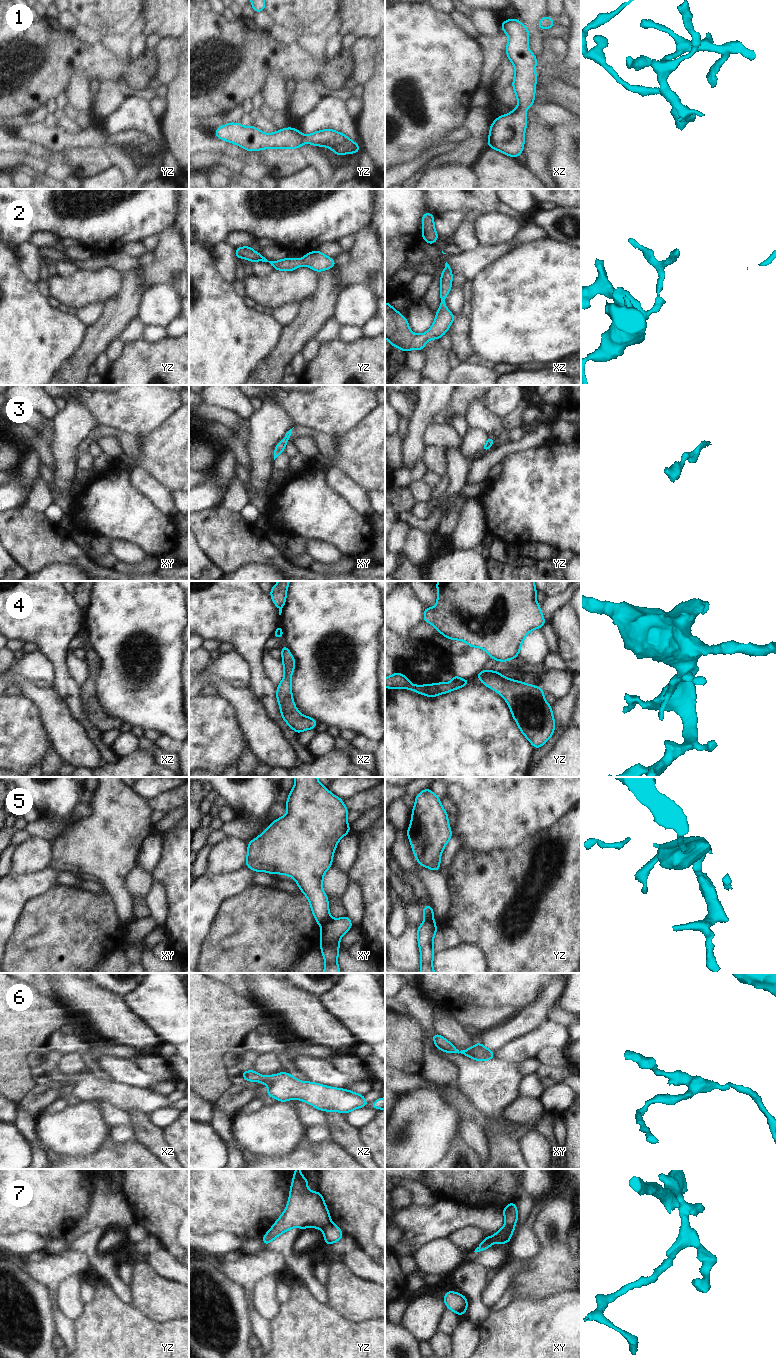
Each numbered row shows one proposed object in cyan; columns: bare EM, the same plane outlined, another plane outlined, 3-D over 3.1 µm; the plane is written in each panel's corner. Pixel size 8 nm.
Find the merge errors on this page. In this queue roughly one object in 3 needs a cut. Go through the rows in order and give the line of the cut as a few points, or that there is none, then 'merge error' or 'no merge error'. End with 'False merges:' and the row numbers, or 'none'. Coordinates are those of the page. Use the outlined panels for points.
1: no cut | no merge error
2: no cut | no merge error
3: no cut | no merge error
4: no cut | no merge error
5: xy (331, 919), (321, 926) | merge error
6: no cut | no merge error
7: xy (505, 1225), (513, 1227) | merge error
False merges: 5, 7

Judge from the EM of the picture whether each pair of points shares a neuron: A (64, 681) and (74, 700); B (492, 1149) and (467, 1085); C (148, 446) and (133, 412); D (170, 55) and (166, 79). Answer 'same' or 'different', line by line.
A: same
B: same
C: different
D: same

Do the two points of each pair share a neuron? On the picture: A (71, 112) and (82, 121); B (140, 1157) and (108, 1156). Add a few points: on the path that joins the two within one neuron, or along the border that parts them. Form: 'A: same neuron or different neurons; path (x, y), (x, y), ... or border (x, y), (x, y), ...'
A: same neuron; path (74, 114), (79, 118)
B: same neuron; path (132, 1157), (116, 1157)

